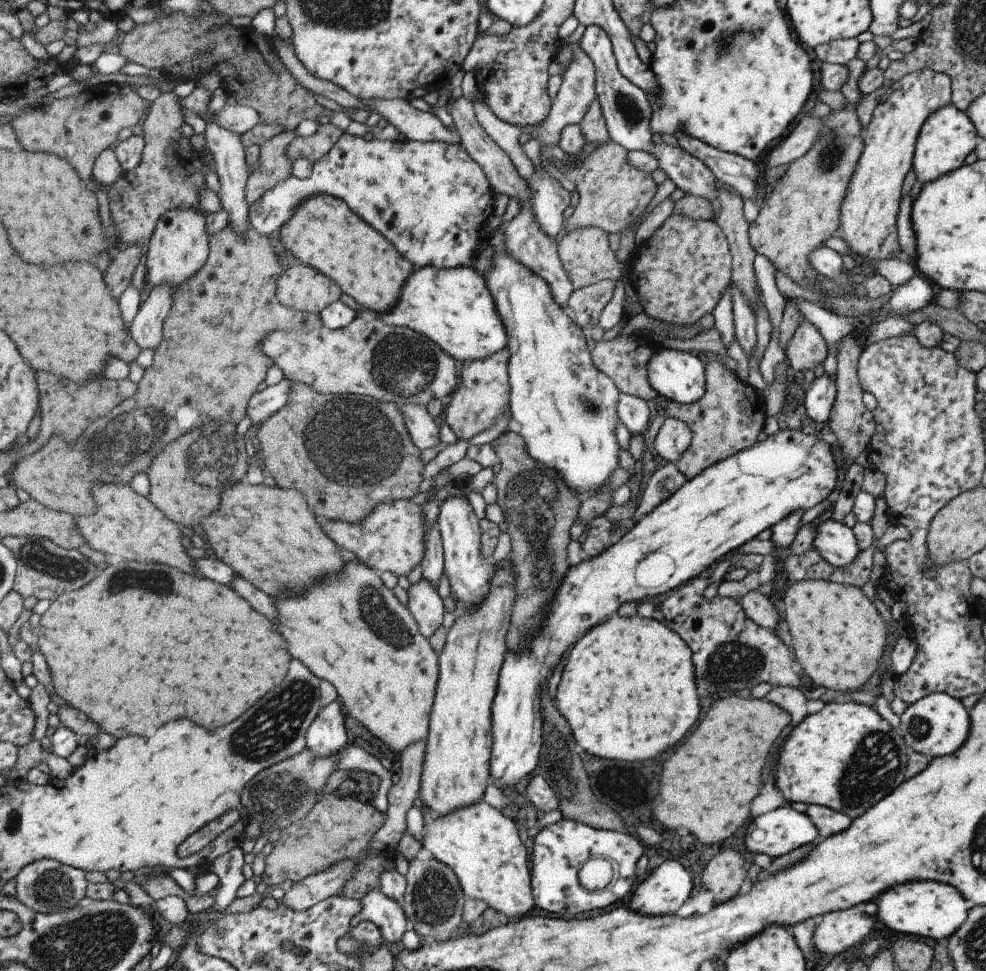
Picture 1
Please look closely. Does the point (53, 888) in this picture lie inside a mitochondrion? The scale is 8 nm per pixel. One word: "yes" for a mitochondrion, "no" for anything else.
yes

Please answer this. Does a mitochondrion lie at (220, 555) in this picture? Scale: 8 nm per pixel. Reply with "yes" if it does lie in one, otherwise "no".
no

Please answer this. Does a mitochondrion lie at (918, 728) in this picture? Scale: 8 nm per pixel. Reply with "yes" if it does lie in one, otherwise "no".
yes

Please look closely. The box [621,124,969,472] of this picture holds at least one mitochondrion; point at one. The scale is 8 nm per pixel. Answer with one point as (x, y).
(833, 148)

